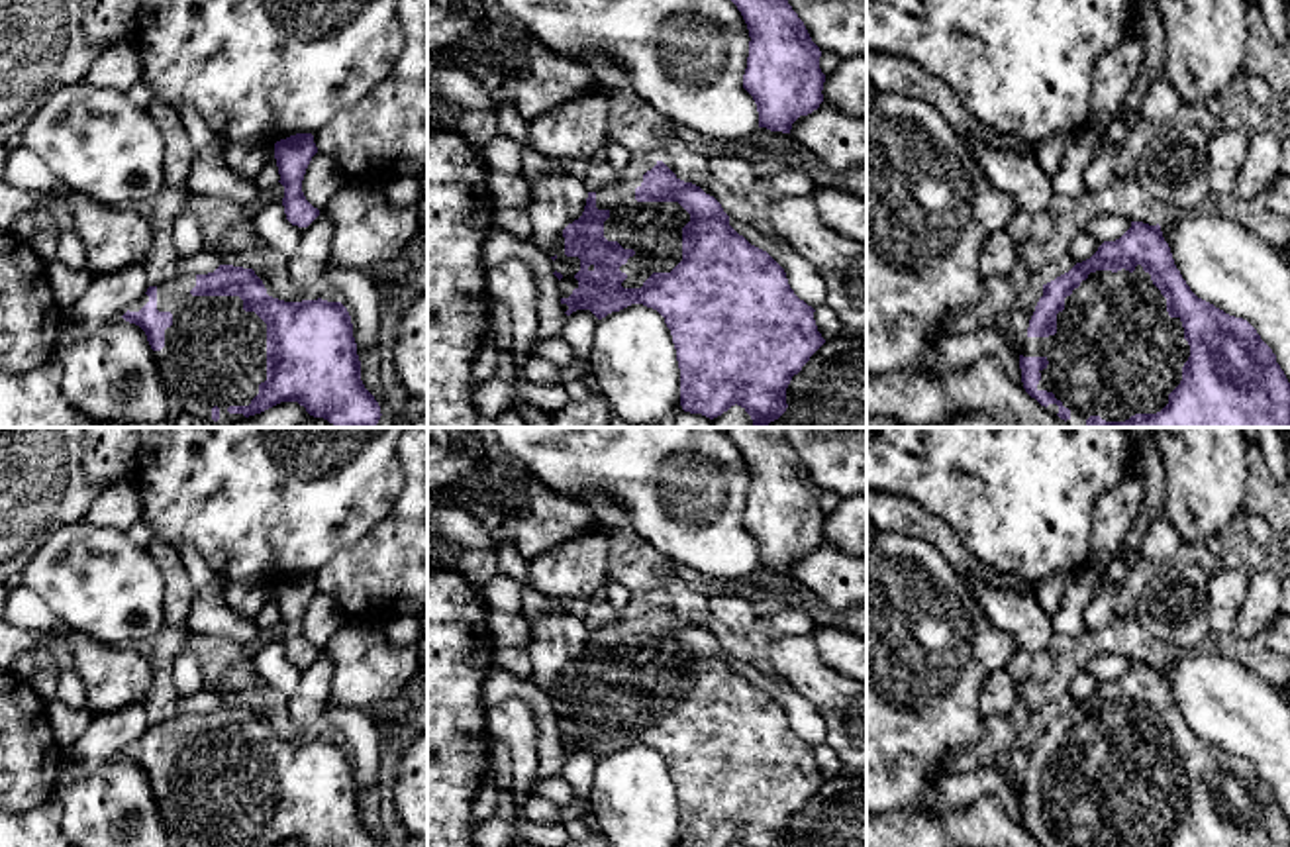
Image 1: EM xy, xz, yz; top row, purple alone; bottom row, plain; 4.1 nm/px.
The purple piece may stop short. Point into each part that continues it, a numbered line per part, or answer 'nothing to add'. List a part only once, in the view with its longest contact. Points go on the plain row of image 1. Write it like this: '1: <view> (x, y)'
1: xz (653, 669)

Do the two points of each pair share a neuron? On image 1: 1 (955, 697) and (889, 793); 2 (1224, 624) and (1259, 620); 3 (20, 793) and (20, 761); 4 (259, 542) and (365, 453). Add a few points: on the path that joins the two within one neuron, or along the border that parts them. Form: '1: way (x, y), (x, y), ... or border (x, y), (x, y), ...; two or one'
1: way (932, 720), (889, 763), (889, 769); one
2: border (1247, 577), (1245, 604), (1230, 632); two
3: way (20, 785), (20, 769); one
4: way (285, 516), (320, 481), (340, 473); one

